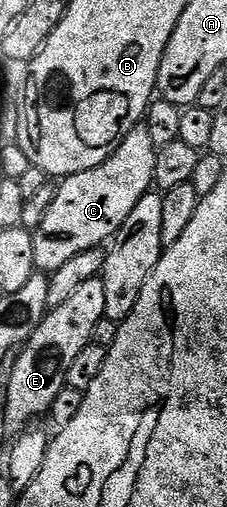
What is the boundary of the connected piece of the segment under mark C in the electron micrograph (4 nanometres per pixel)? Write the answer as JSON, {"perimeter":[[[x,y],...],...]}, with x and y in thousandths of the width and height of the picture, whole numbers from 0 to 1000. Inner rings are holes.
{"perimeter":[[[617,243],[595,254],[564,258],[551,274],[511,290],[511,298],[493,298],[493,306],[476,306],[476,314],[458,314],[458,321],[286,351],[256,365],[247,393],[229,393],[211,424],[194,424],[194,440],[176,440],[176,448],[145,454],[154,533],[207,542],[242,538],[264,527],[282,527],[282,519],[300,519],[300,511],[352,503],[352,495],[463,485],[502,462],[529,456],[546,432],[581,424],[581,408],[599,408],[599,400],[617,400],[617,393],[634,393],[634,385],[665,379],[696,296],[696,288],[670,282],[652,266],[652,250]]]}

